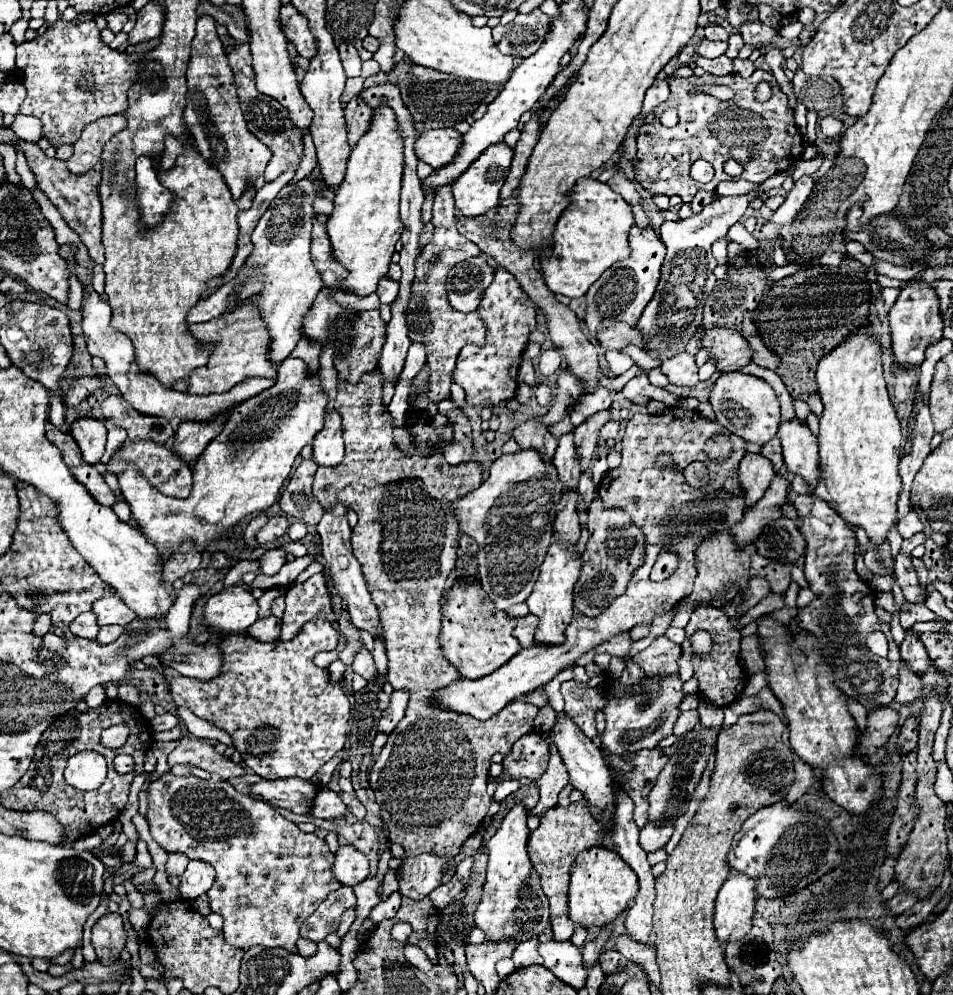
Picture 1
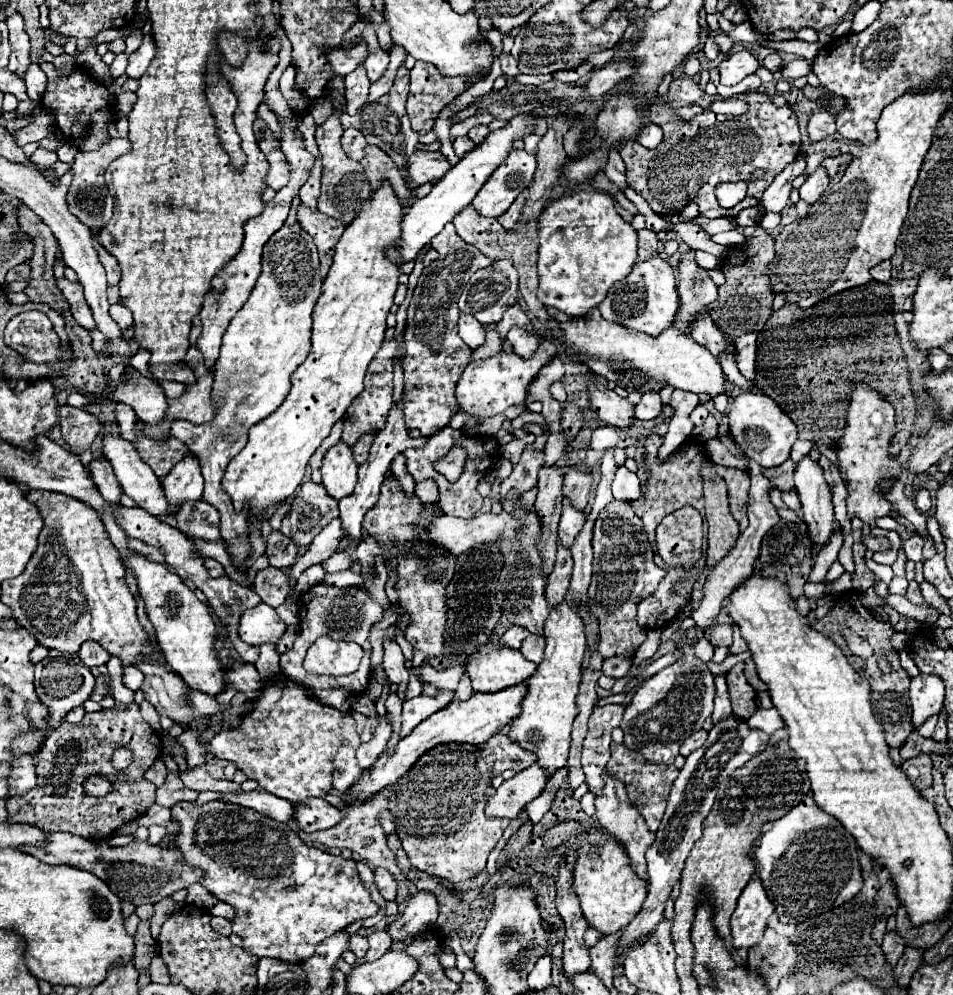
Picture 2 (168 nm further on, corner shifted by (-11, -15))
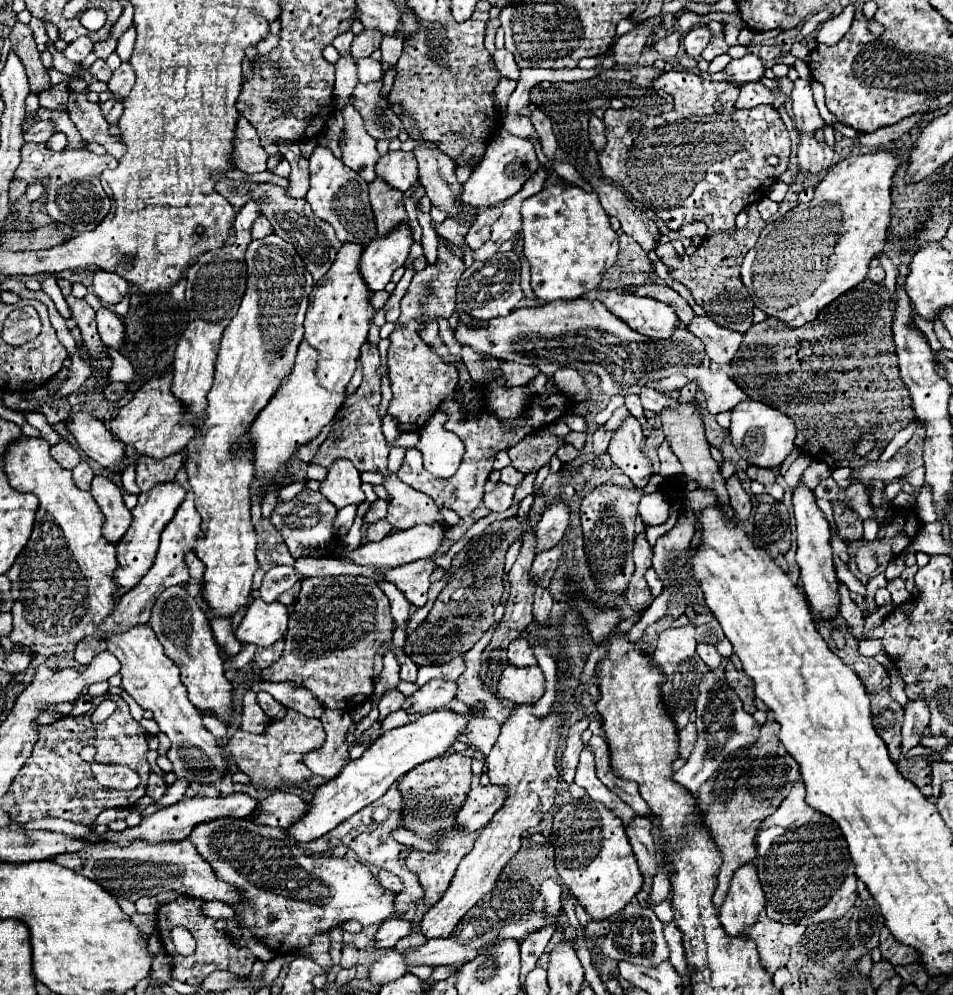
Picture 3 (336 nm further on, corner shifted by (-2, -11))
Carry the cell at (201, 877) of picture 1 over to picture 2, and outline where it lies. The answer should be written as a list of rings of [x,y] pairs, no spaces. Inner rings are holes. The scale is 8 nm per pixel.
[[[218,900],[212,908],[208,908],[208,912],[214,914],[214,916],[224,916],[226,920],[234,918],[234,908],[228,902],[224,902],[224,900]]]

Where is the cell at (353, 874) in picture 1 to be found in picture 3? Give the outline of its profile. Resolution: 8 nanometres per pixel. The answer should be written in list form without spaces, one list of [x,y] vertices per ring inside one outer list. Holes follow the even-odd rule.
[[[381,870],[379,876],[377,876],[377,880],[379,880],[379,884],[381,884],[383,888],[389,888],[389,890],[393,890],[393,892],[401,892],[401,890],[403,890],[403,882],[399,880],[399,876],[395,876],[395,874],[387,872],[387,870]]]

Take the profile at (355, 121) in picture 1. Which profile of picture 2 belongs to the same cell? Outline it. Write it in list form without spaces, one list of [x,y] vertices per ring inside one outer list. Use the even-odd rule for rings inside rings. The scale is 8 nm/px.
[[[366,146],[364,148],[364,158],[360,160],[360,164],[366,170],[366,176],[372,184],[372,188],[378,188],[382,180],[388,180],[396,192],[396,196],[400,198],[402,206],[408,206],[408,188],[404,184],[404,178],[400,174],[400,170],[396,168],[396,164],[392,162],[390,156],[386,156],[380,148],[376,146]]]

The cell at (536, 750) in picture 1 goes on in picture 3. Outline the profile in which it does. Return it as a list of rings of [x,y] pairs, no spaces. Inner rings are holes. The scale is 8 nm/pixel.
[[[489,784],[471,788],[467,800],[463,800],[463,808],[455,816],[455,824],[465,832],[485,828],[495,810],[503,804],[503,800],[505,800],[505,790],[501,786]]]

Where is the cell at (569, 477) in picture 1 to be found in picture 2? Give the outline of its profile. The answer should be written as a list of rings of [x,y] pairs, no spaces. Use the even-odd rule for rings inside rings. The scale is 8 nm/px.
[[[564,500],[564,510],[560,518],[560,532],[558,532],[558,542],[564,546],[572,546],[576,534],[582,530],[586,522],[586,512],[580,512],[578,508],[572,508],[572,502]]]

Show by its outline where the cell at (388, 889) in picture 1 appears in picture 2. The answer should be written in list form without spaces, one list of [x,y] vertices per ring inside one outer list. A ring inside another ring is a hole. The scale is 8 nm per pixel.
[[[376,930],[372,934],[368,934],[368,942],[370,942],[370,948],[364,956],[366,962],[374,962],[378,960],[380,956],[384,956],[384,952],[390,950],[390,944],[392,944],[392,938],[388,936],[388,930]]]

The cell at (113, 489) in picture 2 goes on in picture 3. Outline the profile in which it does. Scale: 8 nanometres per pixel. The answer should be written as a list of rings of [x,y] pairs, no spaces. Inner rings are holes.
[[[97,476],[93,478],[93,486],[89,492],[105,516],[103,536],[111,544],[117,544],[125,536],[127,528],[131,526],[131,512],[123,504],[121,490],[109,478]]]

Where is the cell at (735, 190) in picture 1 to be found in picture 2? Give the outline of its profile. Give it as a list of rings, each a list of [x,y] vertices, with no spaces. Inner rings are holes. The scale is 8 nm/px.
[[[760,206],[744,208],[744,210],[740,210],[740,212],[738,212],[736,222],[738,222],[738,226],[754,226],[754,224],[758,224],[758,222],[760,222],[760,218],[762,218],[762,216],[764,216],[764,212],[762,212],[762,208],[760,208]]]

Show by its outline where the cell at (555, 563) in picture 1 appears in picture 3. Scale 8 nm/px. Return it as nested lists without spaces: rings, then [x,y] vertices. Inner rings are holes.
[[[523,704],[513,710],[513,716],[501,728],[499,740],[493,746],[491,756],[487,756],[485,764],[491,784],[505,788],[505,802],[495,812],[491,822],[481,830],[479,838],[475,840],[475,848],[459,862],[459,868],[443,898],[423,916],[419,928],[427,940],[451,936],[469,908],[473,908],[495,886],[507,862],[521,848],[521,834],[537,826],[553,806],[559,784],[555,752],[561,736],[561,722],[561,716],[555,712],[551,712],[545,720],[539,720],[531,714],[531,706]]]

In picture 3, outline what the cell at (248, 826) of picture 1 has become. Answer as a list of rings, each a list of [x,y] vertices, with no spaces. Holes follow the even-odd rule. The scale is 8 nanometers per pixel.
[[[219,818],[195,826],[189,840],[221,880],[239,888],[243,902],[235,906],[235,912],[277,954],[305,948],[315,934],[347,920],[369,926],[395,916],[395,892],[383,888],[367,866],[355,858],[303,856],[297,852],[293,838],[281,828],[261,826],[249,818]]]

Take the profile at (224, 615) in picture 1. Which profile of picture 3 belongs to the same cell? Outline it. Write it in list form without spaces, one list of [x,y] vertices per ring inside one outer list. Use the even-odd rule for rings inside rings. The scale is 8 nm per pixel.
[[[255,598],[247,608],[243,622],[237,628],[237,638],[241,642],[251,642],[255,646],[267,648],[285,636],[287,622],[289,612],[285,604],[267,604],[263,598]]]

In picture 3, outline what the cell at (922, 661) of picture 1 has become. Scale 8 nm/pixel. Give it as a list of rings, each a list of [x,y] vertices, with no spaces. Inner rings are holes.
[[[923,698],[911,700],[905,708],[905,720],[903,720],[903,744],[901,750],[907,754],[911,748],[915,748],[923,736],[923,730],[929,726],[929,708]]]

